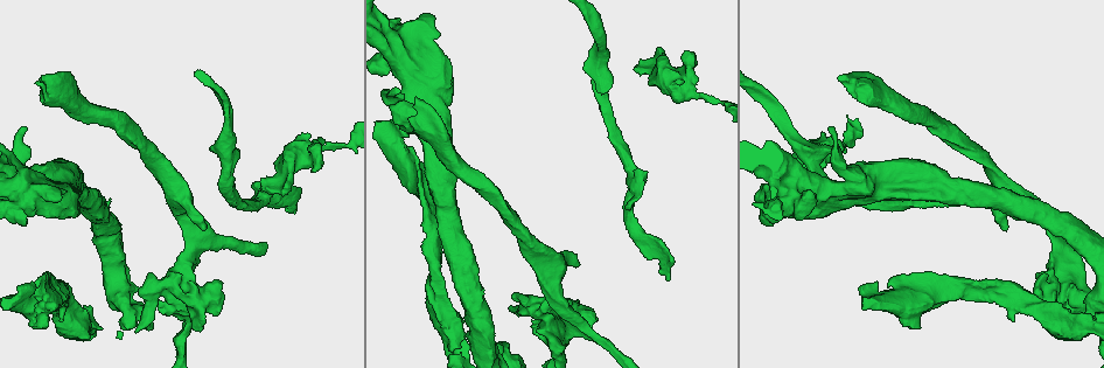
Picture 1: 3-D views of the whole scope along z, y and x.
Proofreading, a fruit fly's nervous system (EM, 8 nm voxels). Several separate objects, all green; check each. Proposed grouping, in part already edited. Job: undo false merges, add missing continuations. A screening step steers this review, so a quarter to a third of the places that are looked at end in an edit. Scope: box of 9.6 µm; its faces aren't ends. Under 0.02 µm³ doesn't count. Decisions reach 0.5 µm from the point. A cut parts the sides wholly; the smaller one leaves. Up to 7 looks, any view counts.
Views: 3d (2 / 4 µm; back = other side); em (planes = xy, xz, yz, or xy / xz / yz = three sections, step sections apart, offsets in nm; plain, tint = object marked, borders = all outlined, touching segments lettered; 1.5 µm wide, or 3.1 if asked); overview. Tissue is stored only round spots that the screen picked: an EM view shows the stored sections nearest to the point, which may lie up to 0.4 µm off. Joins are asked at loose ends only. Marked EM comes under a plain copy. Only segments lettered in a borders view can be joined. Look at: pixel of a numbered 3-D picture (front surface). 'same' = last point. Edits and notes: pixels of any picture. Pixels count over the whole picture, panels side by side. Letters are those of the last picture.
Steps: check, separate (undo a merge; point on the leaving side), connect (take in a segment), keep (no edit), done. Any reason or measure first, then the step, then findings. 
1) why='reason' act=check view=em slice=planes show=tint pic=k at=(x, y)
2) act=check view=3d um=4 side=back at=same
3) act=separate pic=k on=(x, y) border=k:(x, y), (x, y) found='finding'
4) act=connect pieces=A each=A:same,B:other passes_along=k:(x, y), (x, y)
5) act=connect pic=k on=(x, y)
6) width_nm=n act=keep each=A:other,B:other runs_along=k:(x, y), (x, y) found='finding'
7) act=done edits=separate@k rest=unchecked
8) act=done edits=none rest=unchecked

why='free end' act=check view=em slice=xz step=8 show=borders pic=1 at=(312, 149)

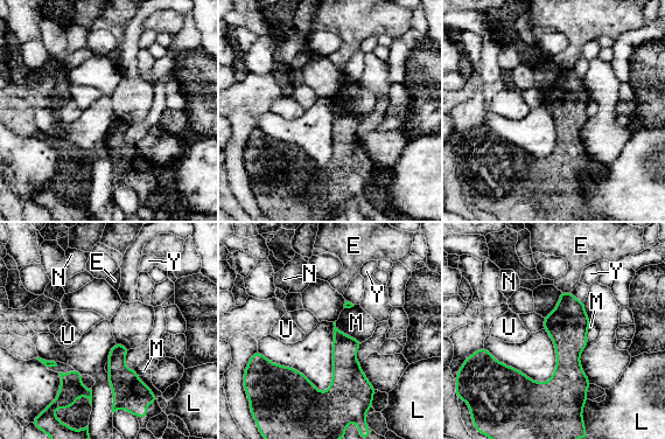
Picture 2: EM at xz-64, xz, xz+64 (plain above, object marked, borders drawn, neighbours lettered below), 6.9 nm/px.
why='another direction' act=check view=em slice=planes show=borders at=same

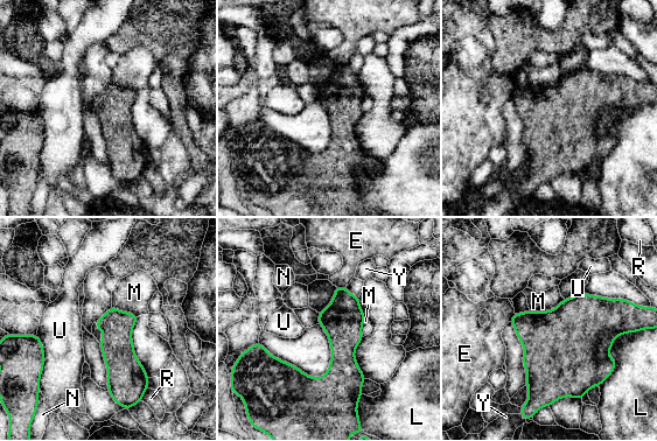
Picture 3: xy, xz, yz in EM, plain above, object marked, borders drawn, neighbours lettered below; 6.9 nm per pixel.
longest_contact=L:460nm act=keep each=E:other,L:other,M:other,N:other,R:other,U:other,Y:other border=3:(564, 299), (547, 310), (530, 310) found='no lettered segment goes on from it'

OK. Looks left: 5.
act=check view=3d um=4 pic=1 at=(260, 199)

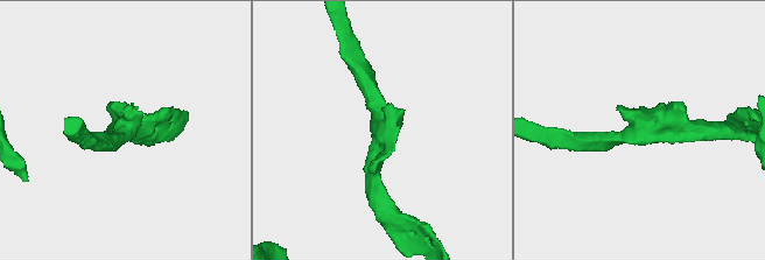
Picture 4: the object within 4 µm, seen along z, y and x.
act=check view=em slice=planes show=borders pic=4 at=(120, 131)

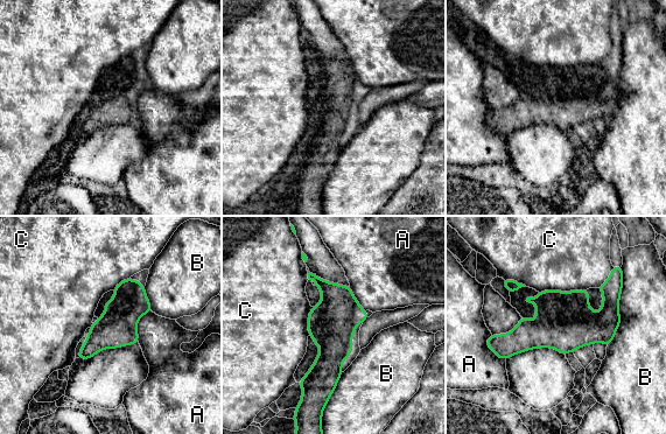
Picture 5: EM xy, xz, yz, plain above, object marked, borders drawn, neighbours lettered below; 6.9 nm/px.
act=keep each=A:other,B:other,C:other runs_along=5:(312, 277), (329, 293), (324, 398) found='all the same cell'

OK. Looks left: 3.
why='branch stops here' act=check view=em slice=planes show=borders pic=1 at=(408, 135)

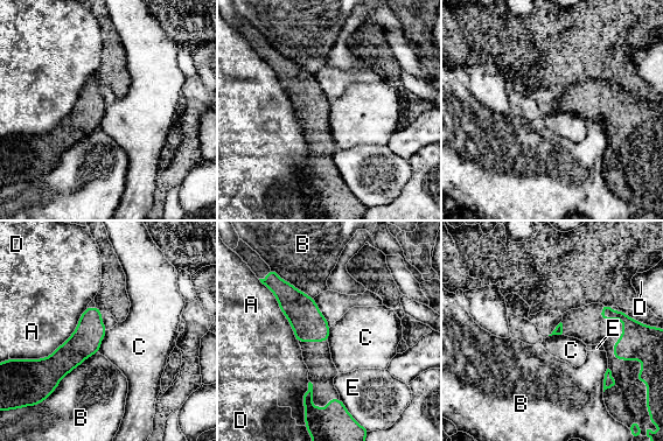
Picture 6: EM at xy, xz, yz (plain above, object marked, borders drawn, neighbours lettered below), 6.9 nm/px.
act=keep each=A:other,B:other,C:other,D:other,E:other border=6:(329, 328), (329, 338), (327, 341) found='none of them fits'

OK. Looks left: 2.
act=done edits=none rest=unchecked

